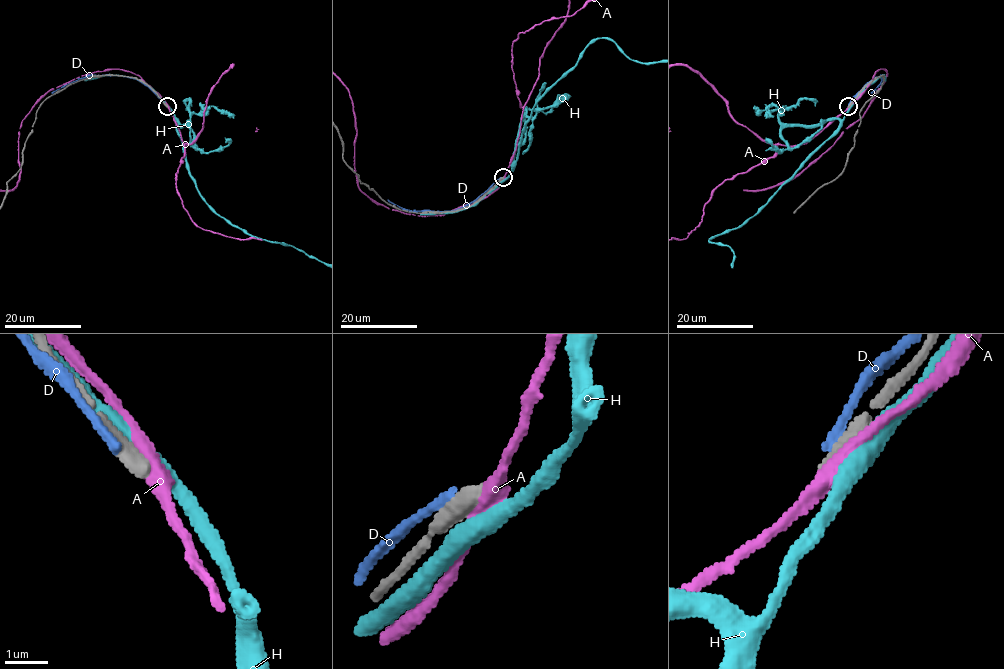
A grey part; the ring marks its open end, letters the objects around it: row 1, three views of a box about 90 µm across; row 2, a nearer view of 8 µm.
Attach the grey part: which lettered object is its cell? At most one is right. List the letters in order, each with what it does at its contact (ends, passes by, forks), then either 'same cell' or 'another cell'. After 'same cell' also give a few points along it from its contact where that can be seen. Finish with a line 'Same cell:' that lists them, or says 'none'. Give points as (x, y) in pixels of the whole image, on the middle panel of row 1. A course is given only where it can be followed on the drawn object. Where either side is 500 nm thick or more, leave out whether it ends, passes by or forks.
A: it passes by; another cell
D: another cell
H: it passes by; another cell
Same cell: none

